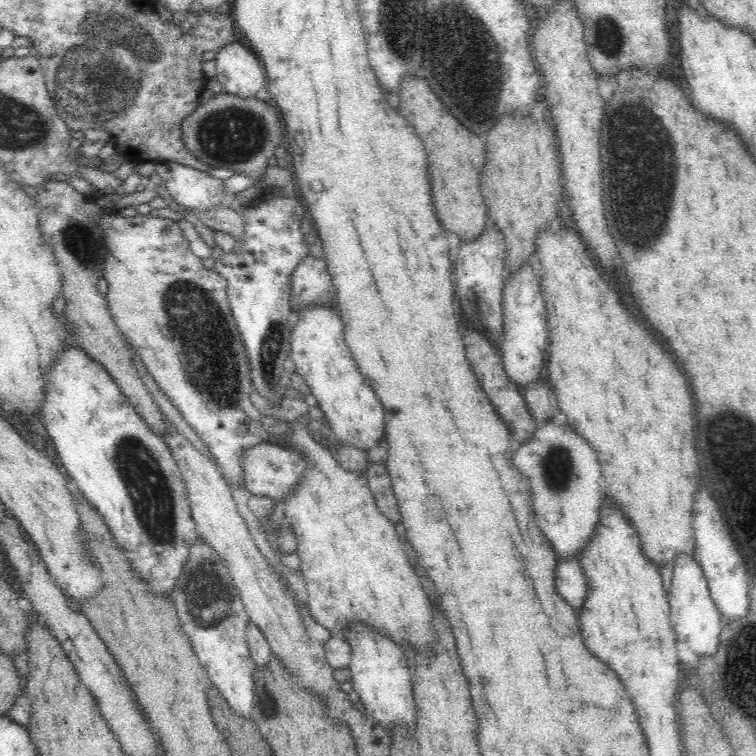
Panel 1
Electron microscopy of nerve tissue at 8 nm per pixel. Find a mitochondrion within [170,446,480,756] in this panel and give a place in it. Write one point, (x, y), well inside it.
(206, 594)

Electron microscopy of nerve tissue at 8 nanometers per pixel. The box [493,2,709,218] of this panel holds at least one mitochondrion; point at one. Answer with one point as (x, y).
(608, 34)

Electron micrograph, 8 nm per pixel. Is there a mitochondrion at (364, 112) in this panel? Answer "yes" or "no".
no

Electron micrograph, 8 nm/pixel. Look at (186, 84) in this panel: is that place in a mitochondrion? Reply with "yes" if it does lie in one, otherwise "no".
no

